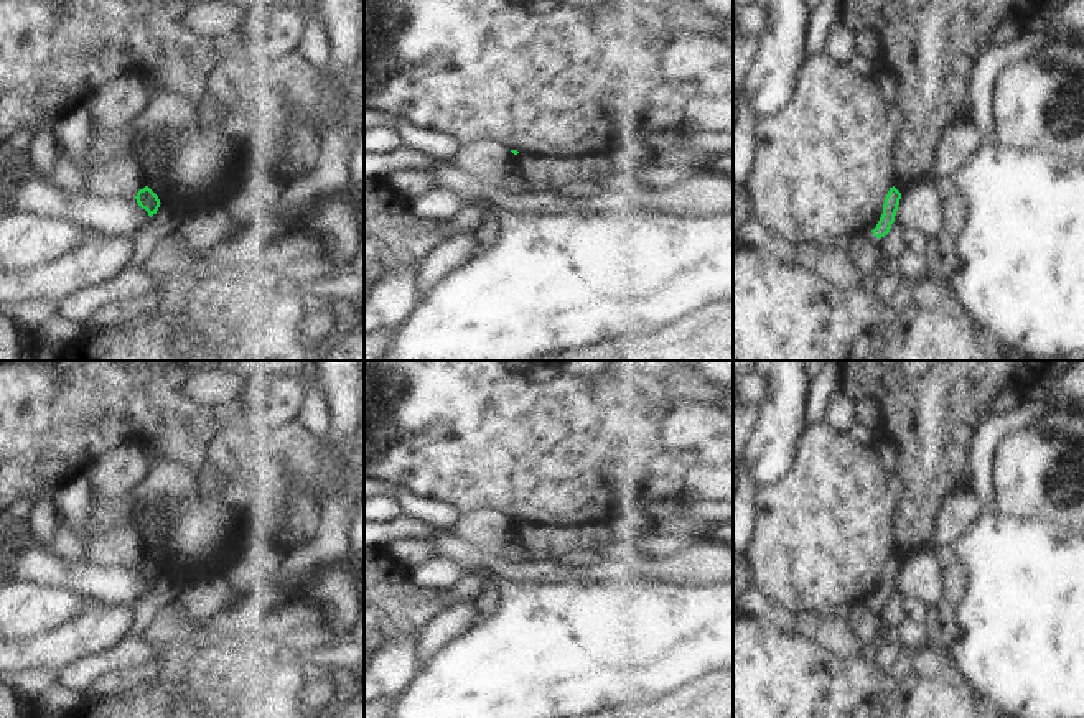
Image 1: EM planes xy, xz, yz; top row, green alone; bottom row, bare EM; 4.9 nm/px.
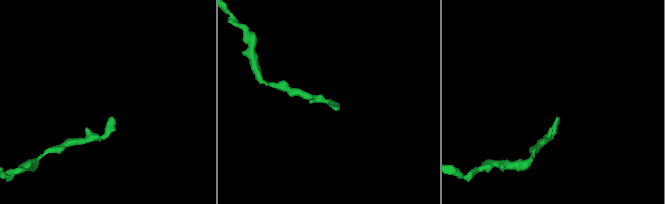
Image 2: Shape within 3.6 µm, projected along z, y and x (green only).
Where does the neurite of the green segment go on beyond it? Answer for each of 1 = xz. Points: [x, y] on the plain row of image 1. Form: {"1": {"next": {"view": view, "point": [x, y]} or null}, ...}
{"1": {"next": null}}

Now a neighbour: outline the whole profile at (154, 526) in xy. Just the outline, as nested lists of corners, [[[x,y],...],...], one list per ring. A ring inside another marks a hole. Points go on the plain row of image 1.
[[[145,512],[142,515],[142,529],[145,532],[143,540],[147,543],[147,555],[158,565],[161,573],[166,573],[160,562],[160,552],[155,545],[155,542],[165,535],[165,519],[161,515]]]

